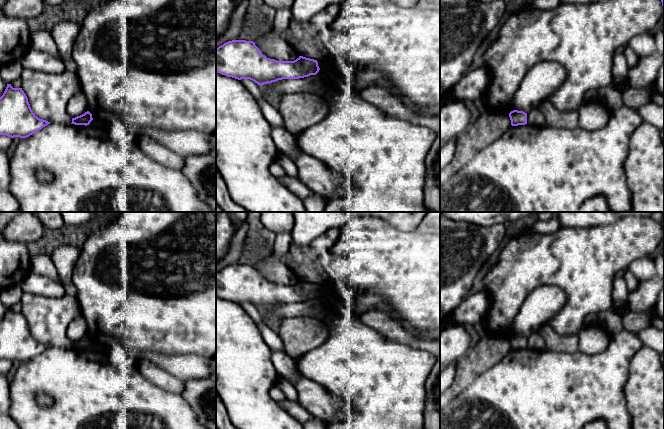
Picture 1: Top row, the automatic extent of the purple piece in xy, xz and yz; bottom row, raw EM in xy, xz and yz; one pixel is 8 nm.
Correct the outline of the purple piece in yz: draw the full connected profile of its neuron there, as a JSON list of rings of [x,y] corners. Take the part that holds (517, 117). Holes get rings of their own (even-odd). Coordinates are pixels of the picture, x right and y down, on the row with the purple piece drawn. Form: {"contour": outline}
{"contour": [[[513,110],[509,113],[512,126],[527,124],[527,113],[523,111]]]}

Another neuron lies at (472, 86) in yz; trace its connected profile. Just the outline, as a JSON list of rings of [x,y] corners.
[[[485,65],[467,72],[451,91],[440,99],[440,107],[451,102],[476,101],[482,98],[490,79],[491,73]]]

